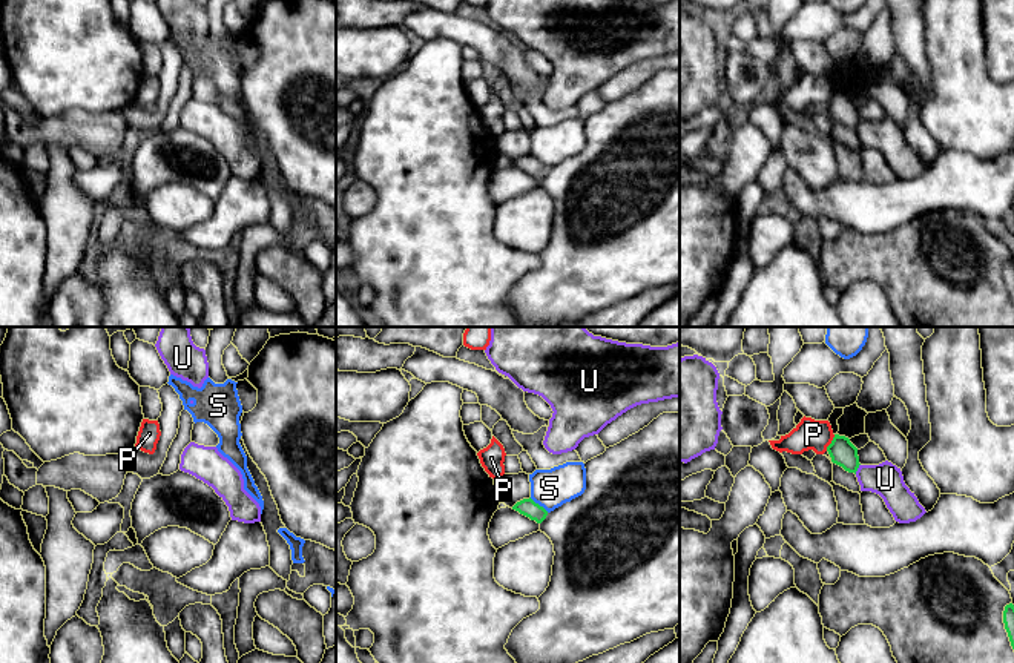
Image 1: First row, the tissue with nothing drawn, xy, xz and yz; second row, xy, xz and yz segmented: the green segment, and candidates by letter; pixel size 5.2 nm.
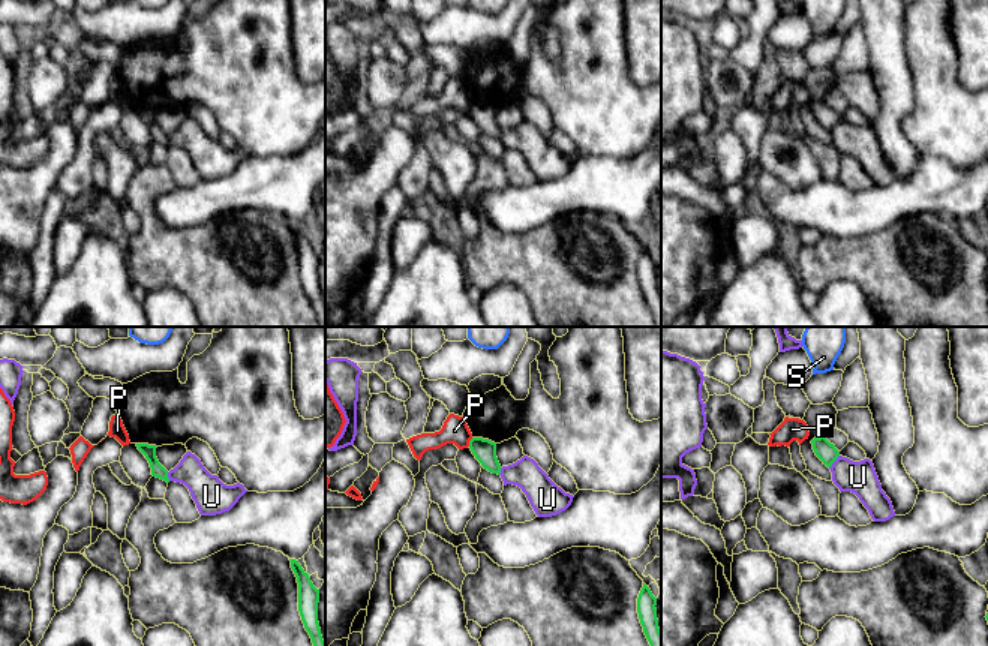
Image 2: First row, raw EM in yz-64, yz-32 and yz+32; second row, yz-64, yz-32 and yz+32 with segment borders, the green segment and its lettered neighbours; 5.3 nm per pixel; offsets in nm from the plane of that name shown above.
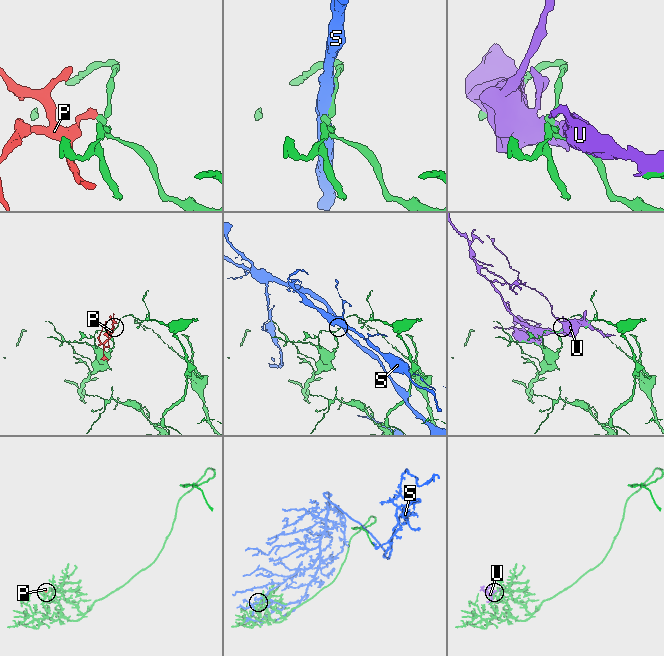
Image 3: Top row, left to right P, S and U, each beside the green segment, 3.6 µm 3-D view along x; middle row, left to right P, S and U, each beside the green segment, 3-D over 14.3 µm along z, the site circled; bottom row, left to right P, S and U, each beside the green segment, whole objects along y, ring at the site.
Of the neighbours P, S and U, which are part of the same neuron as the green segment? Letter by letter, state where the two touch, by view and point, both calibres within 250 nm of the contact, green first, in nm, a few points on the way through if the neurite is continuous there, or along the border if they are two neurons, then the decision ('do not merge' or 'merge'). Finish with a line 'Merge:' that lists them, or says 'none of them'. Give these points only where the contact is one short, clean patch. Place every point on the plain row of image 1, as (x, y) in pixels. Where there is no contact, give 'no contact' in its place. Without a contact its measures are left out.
P: meets green in yz at (832, 98); 140 nm thick on the green side, 160 nm on the other; border along yz (835, 91), (826, 106); do not merge
S: meets green in xz at (537, 160); 90 nm thick on the green side, 200 nm on the other; border along xz (530, 154), (548, 168); do not merge
U: meets green in yz at (858, 123); 140 nm thick on the green side, 180 nm on the other; do not merge
Merge: none of them

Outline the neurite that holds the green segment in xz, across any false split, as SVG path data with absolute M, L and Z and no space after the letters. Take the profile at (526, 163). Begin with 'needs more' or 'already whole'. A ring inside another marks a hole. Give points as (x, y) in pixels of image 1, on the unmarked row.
already whole | M531 153L517 158L512 163L512 166L529 173L531 176L535 176L537 180L542 180L548 172L548 167L543 163L540 163L538 160L535 160Z

